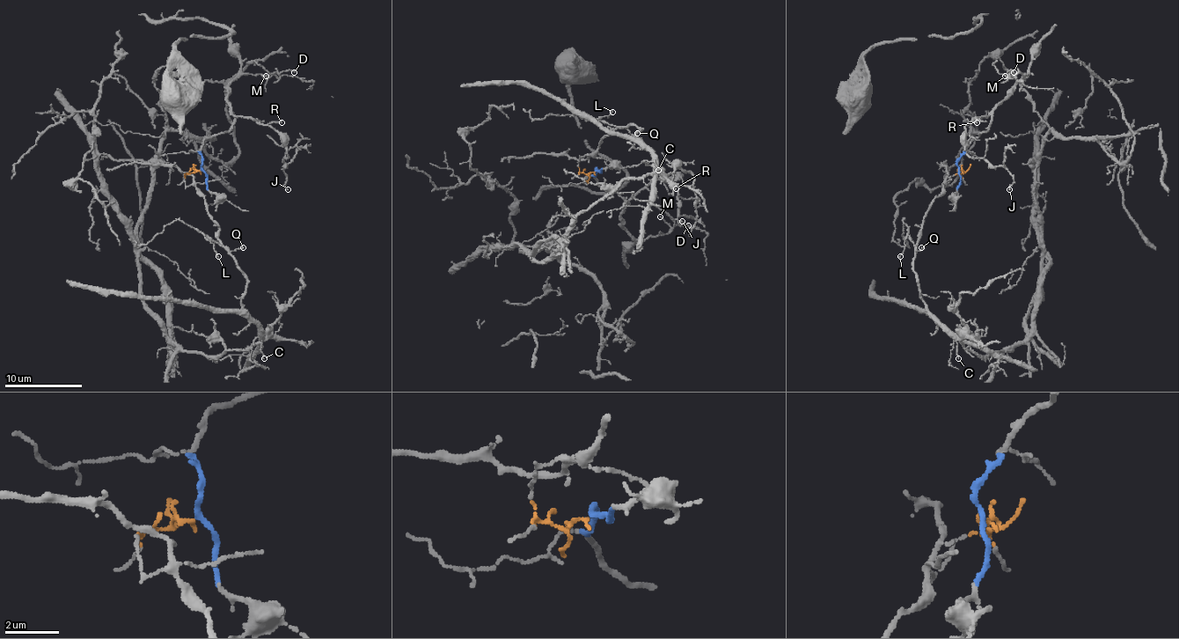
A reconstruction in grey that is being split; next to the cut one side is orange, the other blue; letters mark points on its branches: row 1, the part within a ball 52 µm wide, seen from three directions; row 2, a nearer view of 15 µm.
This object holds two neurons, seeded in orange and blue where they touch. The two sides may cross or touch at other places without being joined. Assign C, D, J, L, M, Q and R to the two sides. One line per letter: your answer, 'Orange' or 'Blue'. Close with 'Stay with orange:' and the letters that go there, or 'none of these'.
C: Orange
D: Blue
J: Blue
L: Orange
M: Blue
Q: Orange
R: Blue
Stay with orange: C, L, Q

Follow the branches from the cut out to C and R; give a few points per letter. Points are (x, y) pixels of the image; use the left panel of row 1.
C: (201, 169), (184, 175), (186, 185), (205, 199), (223, 246), (245, 278), (242, 312), (257, 326), (263, 358)
R: (201, 169), (203, 143), (213, 135), (226, 133), (234, 119), (252, 117), (263, 125), (281, 123)

